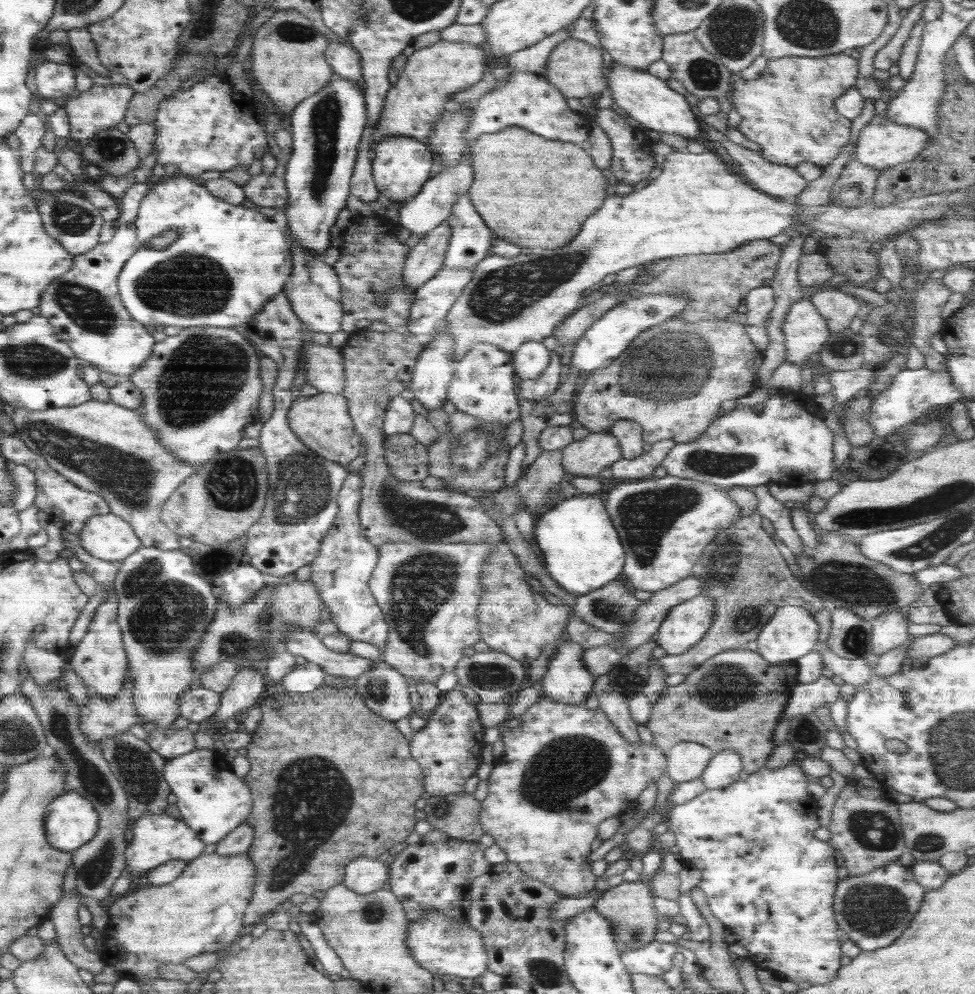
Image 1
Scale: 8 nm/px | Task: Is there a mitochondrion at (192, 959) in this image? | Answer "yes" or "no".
no

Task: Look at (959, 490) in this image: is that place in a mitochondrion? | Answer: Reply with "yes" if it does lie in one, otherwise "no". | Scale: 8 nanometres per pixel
yes

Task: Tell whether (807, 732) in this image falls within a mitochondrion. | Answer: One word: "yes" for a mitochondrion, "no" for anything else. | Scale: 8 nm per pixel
yes

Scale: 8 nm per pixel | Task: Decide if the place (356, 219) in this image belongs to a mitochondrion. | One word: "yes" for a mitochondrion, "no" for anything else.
no

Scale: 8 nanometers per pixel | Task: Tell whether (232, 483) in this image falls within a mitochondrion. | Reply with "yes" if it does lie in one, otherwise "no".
yes

